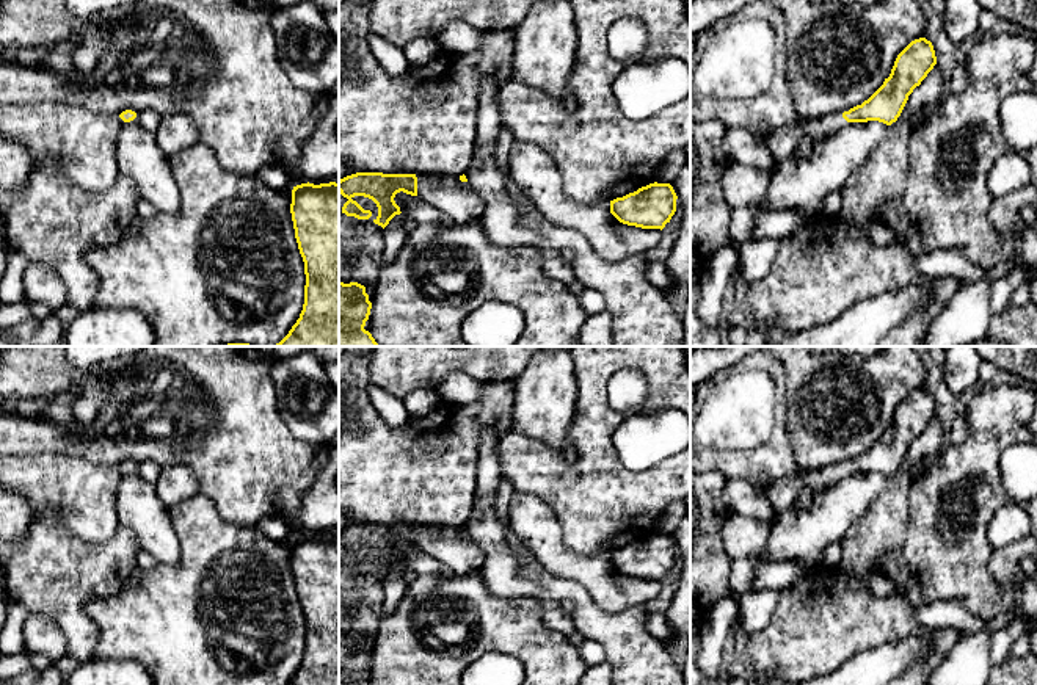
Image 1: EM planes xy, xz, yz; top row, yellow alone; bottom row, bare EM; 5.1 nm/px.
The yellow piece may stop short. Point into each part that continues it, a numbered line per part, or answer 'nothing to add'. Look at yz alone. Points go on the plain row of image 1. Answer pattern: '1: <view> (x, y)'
1: yz (782, 494)

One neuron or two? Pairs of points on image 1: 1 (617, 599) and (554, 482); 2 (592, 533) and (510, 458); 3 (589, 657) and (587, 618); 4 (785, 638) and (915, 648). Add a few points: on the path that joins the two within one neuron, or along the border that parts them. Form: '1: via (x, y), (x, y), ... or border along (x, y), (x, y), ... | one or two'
1: border along (562, 535), (562, 541), (578, 554), (609, 554) | two
2: via (574, 511), (532, 469) | one
3: border along (584, 638), (598, 641), (606, 649), (606, 660) | two
4: border along (920, 635), (898, 638), (858, 651), (849, 659) | two

